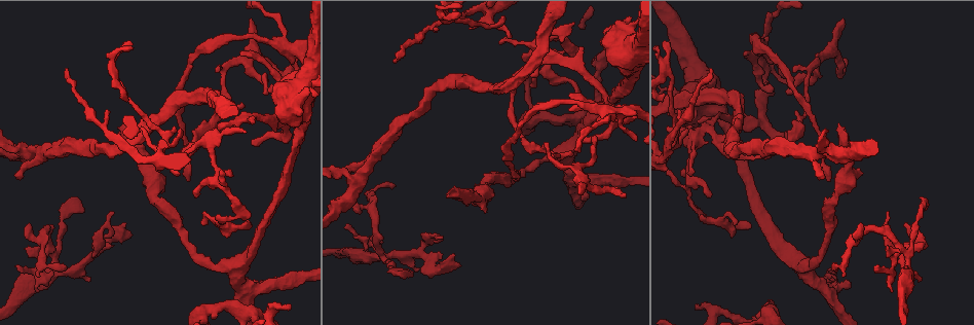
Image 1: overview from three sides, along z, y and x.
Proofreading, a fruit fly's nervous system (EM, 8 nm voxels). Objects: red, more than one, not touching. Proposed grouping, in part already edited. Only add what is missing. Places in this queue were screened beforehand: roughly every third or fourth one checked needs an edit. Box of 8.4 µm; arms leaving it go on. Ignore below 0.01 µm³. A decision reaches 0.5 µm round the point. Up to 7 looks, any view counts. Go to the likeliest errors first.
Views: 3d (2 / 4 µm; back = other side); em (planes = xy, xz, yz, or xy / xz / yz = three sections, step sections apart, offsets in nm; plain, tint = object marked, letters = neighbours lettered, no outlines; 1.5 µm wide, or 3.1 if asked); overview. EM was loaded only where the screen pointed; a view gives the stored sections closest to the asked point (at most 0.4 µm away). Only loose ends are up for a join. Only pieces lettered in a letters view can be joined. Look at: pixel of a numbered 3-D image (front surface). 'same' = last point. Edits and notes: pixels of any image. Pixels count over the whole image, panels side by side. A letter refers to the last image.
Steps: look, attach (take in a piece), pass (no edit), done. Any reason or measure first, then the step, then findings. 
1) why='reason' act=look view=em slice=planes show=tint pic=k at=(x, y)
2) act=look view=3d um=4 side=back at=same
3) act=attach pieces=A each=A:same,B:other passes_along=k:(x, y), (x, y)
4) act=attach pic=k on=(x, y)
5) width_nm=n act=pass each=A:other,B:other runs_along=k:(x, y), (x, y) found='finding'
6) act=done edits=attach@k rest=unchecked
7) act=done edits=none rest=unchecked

why='branch stops here' act=look view=3d um=2 pic=1 at=(450, 188)

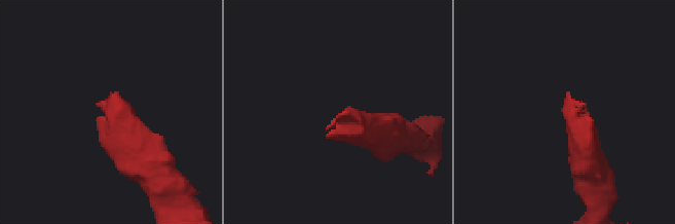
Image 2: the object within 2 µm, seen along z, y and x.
why='need the tissue' act=look view=em slice=planes show=letters pic=2 at=(113, 94)

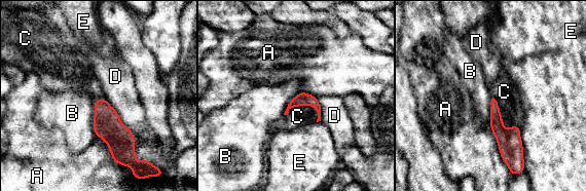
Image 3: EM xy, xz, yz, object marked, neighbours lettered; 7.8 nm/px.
longest_contact=A:360nm act=attach pieces=C each=A:other,B:other,C:same,D:other,E:other found='it goes on there'

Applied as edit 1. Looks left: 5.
why='thin end' act=look view=3d um=4 pic=1 at=(836, 267)

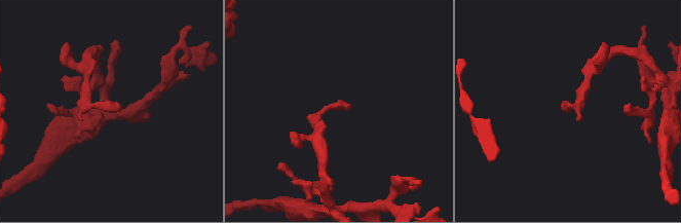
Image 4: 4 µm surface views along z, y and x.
why='now the EM' act=look view=em slice=planes show=letters pic=4 at=(346, 109)

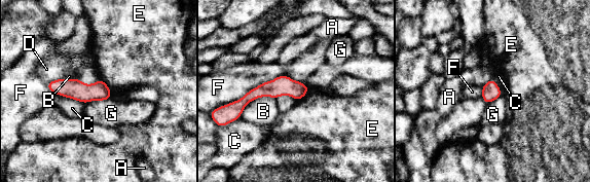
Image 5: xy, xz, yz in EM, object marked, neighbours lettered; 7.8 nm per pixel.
act=pass each=A:other,B:other,C:other,D:other,E:other,F:other,G:other found='none of them fits'

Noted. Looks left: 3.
why='an open end' act=look view=em slice=xy step=4 show=letters pic=1 at=(289, 310)

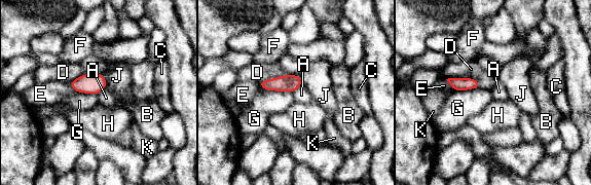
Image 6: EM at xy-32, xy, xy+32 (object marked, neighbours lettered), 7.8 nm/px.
act=pass each=A:other,B:other,C:other,D:other,E:other,F:other,G:other,H:other,J:other,K:other border=6:(106, 86), (97, 95) found='no lettered piece goes on from it'

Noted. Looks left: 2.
act=done edits=attach@3 rest=unchecked

